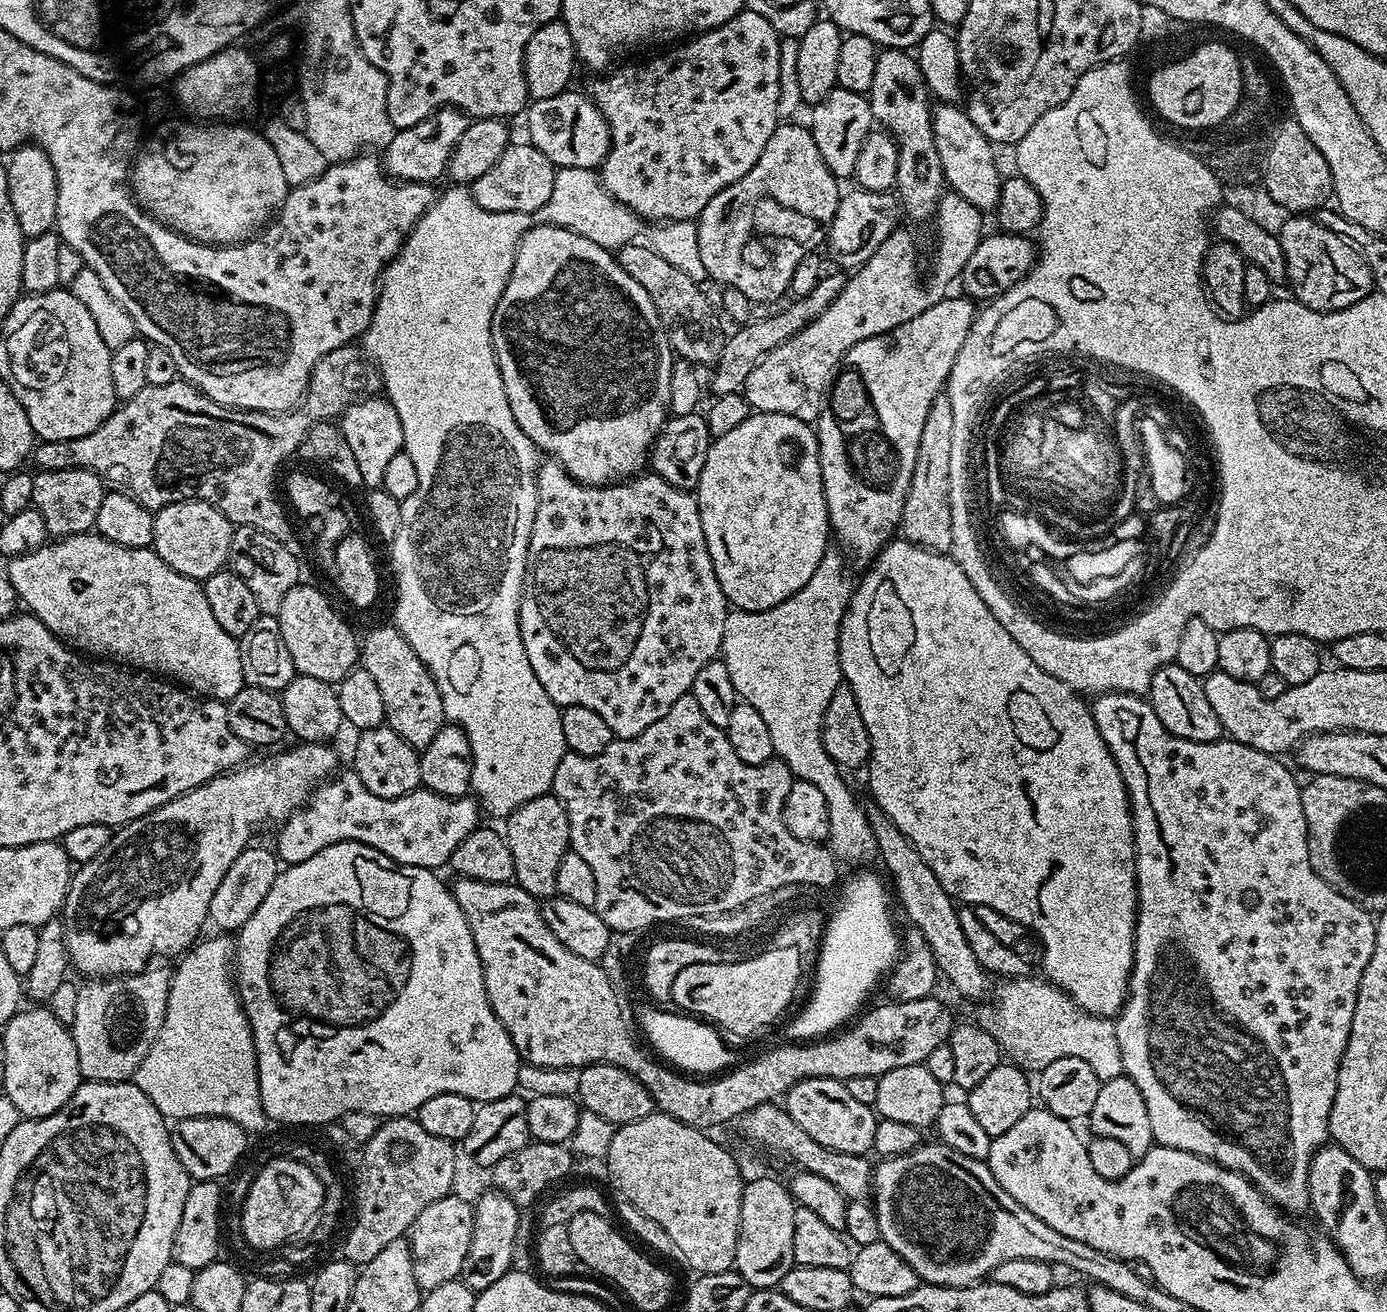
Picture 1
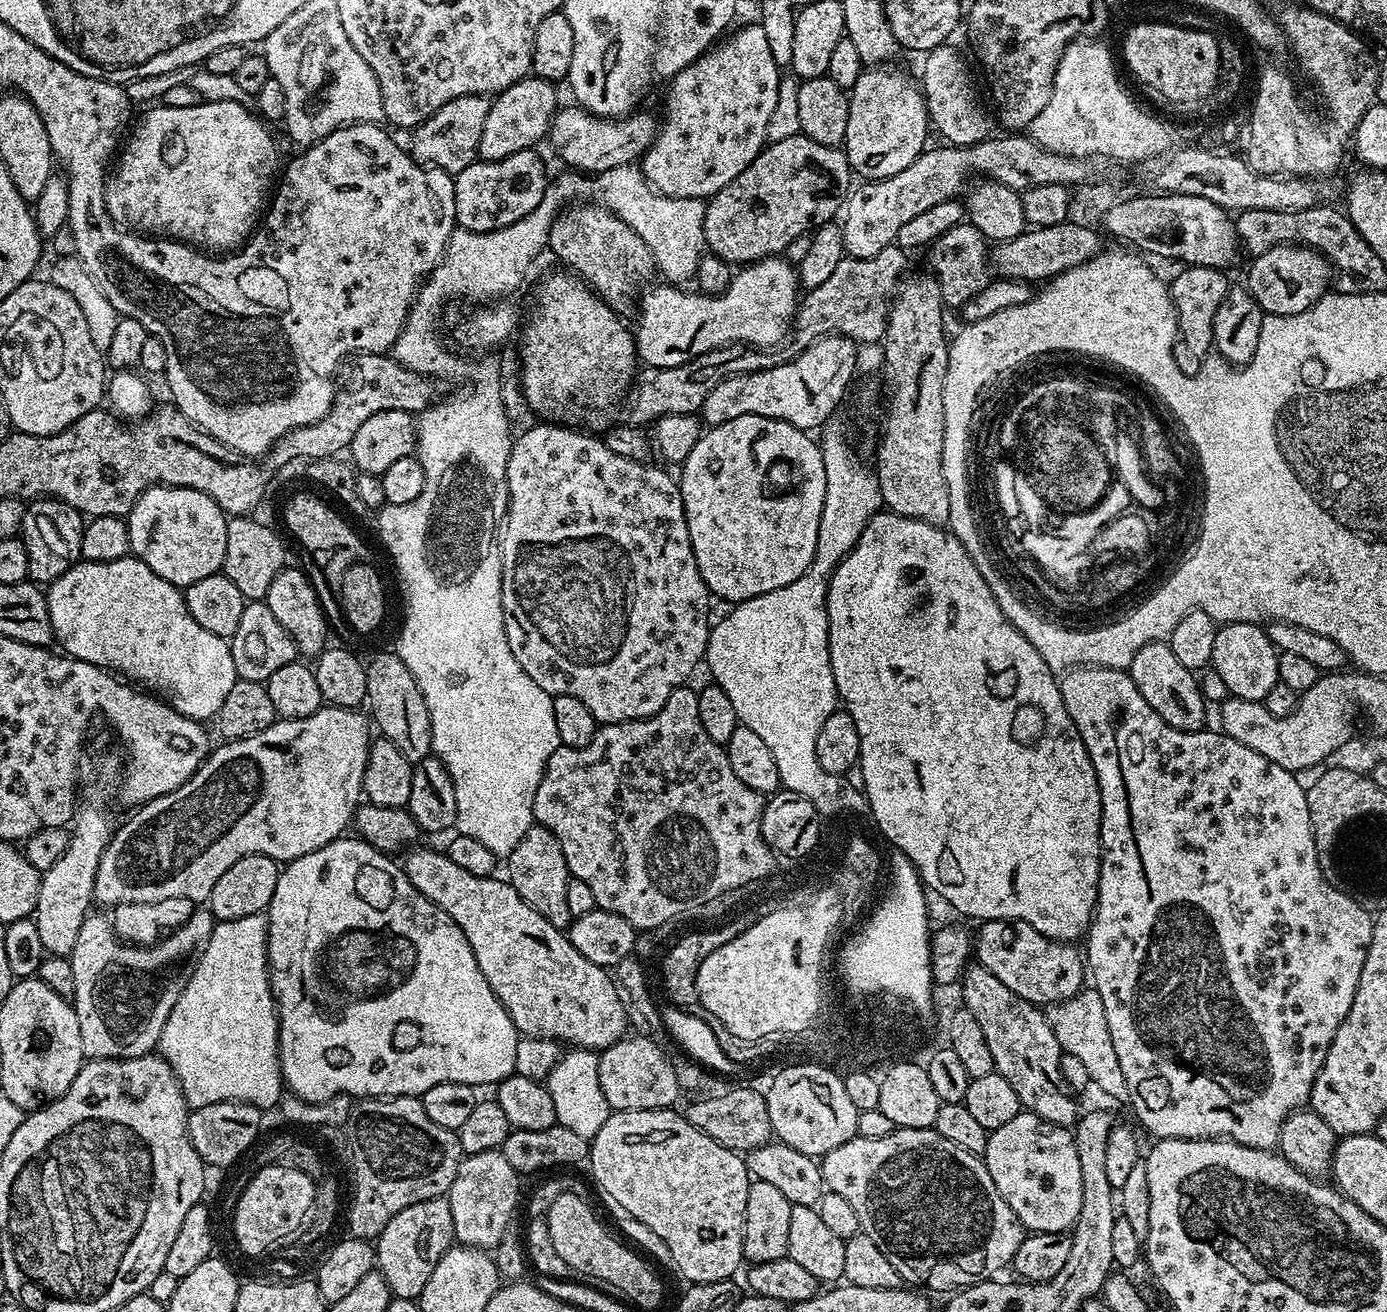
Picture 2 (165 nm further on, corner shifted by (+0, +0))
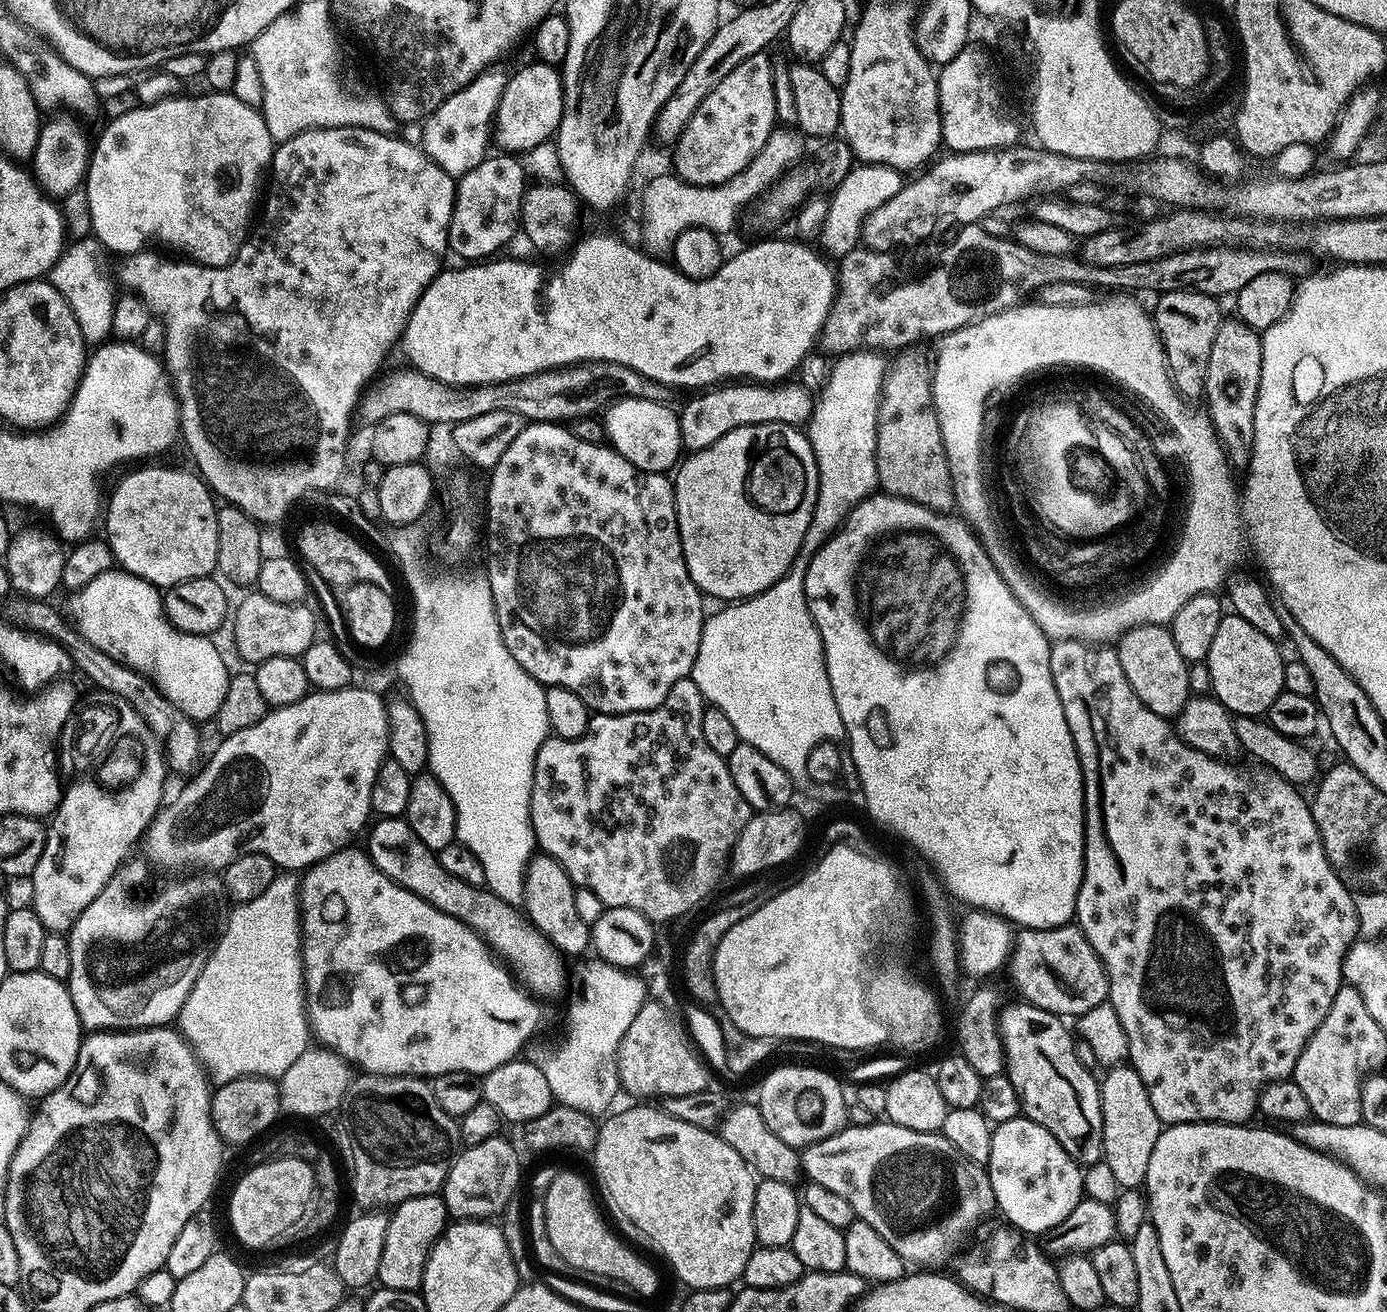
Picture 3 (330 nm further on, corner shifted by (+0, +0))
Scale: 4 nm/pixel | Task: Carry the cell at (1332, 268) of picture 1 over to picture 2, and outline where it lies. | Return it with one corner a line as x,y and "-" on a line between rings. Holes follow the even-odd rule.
1280,244
1277,247
1272,247
1270,251
1264,251
1262,255
1255,257
1251,262
1253,264
1248,272
1246,287
1265,315
1289,316
1290,314
1304,313
1314,302
1327,295
1326,278
1332,274
1332,268
1329,261
1312,248
1307,248
1304,245

